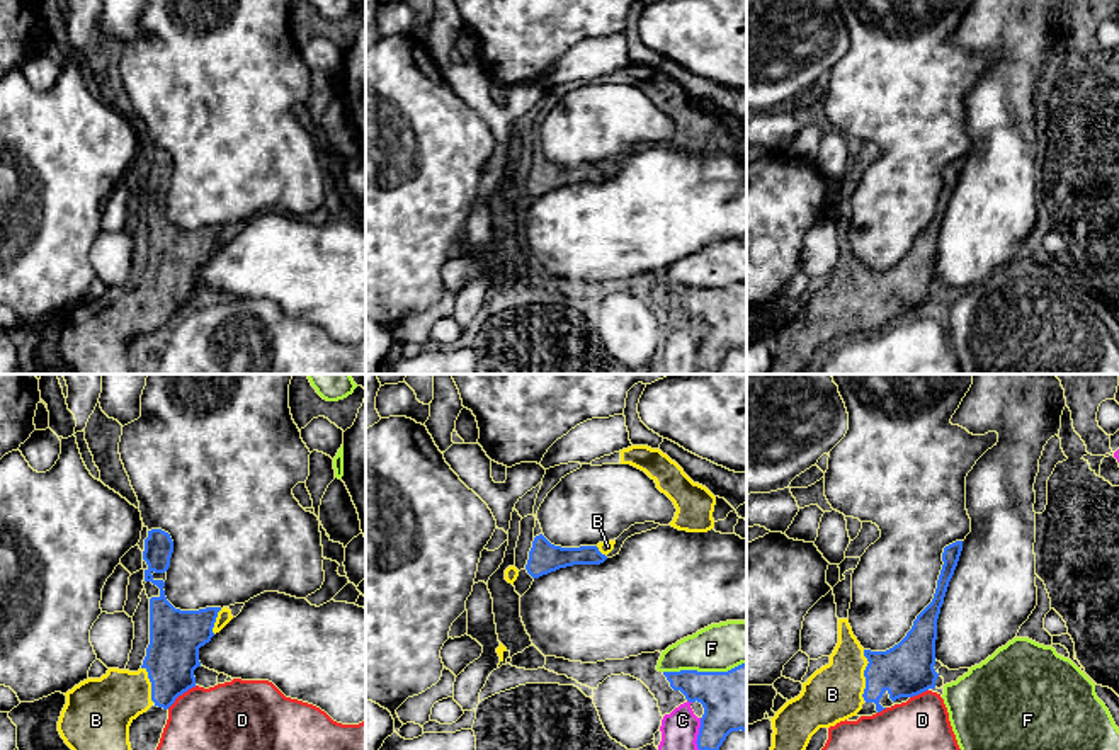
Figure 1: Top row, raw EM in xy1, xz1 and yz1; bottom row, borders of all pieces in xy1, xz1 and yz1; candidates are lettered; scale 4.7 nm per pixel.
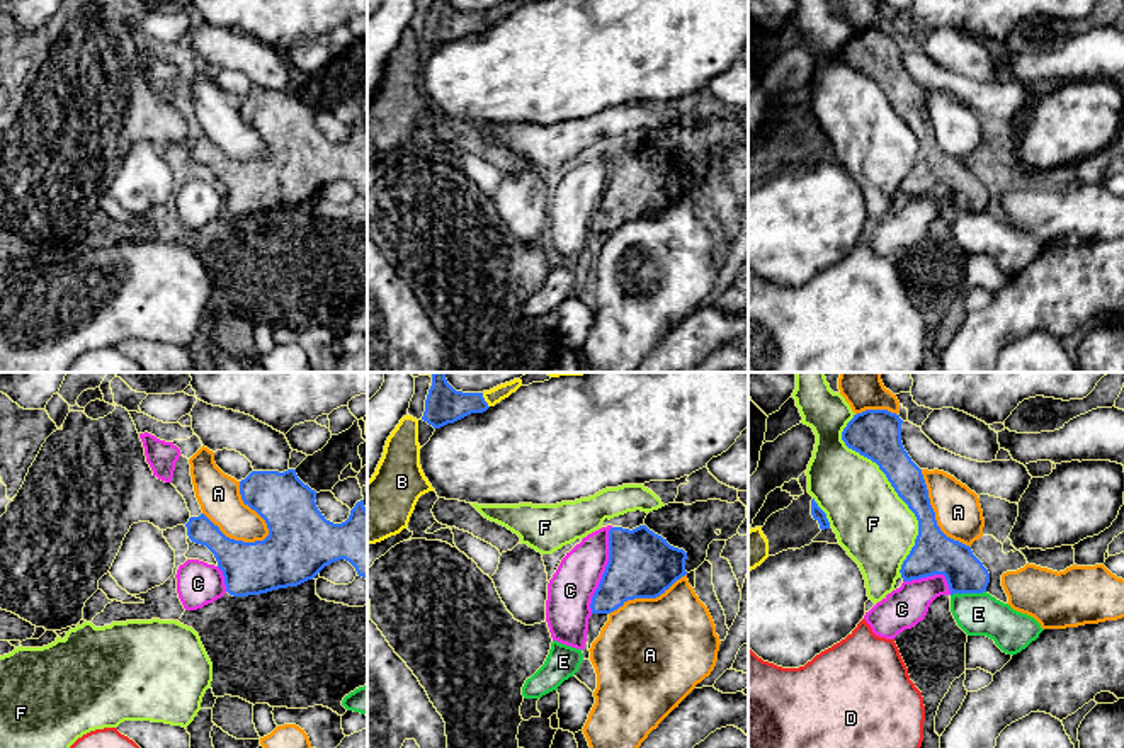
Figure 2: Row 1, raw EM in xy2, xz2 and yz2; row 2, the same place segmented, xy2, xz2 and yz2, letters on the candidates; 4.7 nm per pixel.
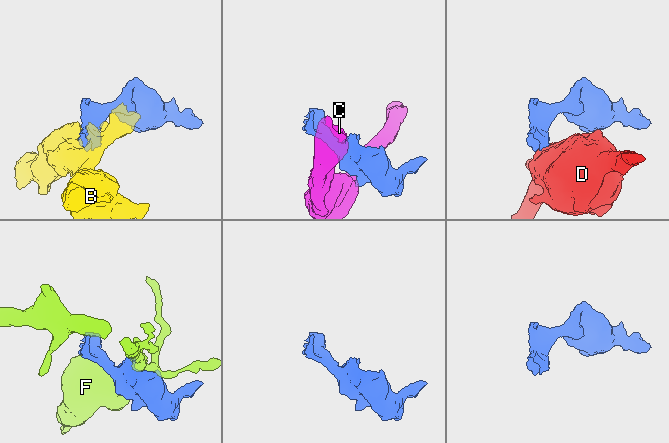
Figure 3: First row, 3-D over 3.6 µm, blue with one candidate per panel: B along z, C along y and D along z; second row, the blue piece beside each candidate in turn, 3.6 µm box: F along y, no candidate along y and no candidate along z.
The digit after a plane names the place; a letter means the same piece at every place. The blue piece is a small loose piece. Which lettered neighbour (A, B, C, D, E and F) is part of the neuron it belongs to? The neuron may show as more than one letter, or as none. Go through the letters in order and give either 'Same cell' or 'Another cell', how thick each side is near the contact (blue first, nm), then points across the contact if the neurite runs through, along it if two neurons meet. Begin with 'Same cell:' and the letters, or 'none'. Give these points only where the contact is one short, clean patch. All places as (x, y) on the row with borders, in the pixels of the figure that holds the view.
Same cell: B
A: Another cell. Thickness 280 nm (blue) against 200 nm
B: Same cell. Thickness 260 nm (blue) against 260 nm
C: Another cell. Thickness 320 nm (blue) against 220 nm. Boundary: xz2 (613, 527), (609, 531), (607, 565), (592, 597), (590, 612)
D: Another cell. Thickness 260 nm (blue) against 320 nm. Boundary: xy1 (196, 686), (184, 691), (167, 708)
E: Another cell. Thickness 200 nm (blue) against 200 nm
F: Another cell. Thickness 200 nm (blue) against 360 nm

